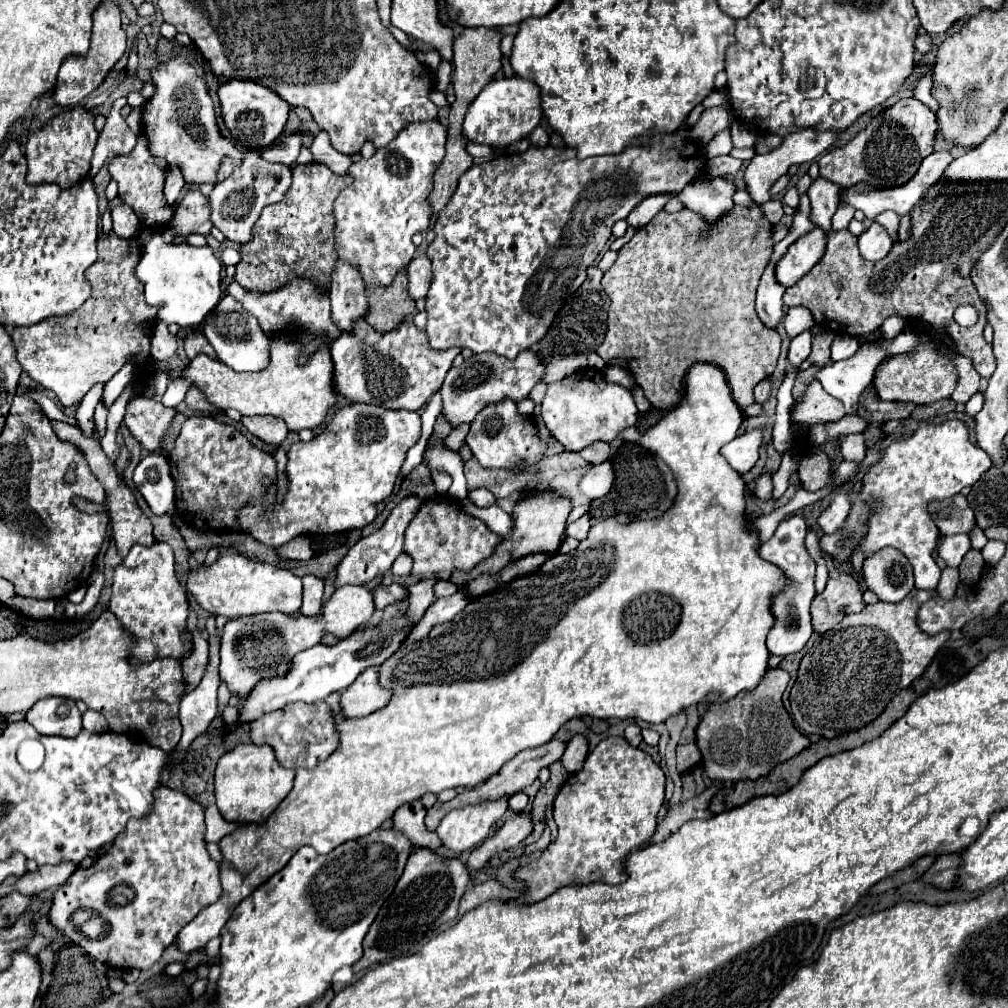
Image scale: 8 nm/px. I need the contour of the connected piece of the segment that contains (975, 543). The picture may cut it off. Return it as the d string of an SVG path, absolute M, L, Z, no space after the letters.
M975 524L973 530L969 532L969 538L971 538L971 548L975 548L975 550L981 550L981 548L987 544L987 538L985 538L983 530L981 530L977 524Z

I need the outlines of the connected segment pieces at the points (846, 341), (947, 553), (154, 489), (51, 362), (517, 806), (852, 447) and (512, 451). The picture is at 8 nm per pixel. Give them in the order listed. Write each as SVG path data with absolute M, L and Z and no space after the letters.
M841 334L831 344L831 358L833 360L845 360L845 358L853 356L857 352L857 348L859 348L859 342L855 336Z
M955 534L955 536L945 536L941 546L939 546L939 556L947 562L947 566L959 566L963 556L967 554L967 536L965 534Z
M161 454L145 456L133 474L133 482L147 500L153 514L167 514L175 504L175 484L171 478L169 460Z
M111 230L109 234L99 234L97 250L99 250L99 258L85 272L85 276L93 286L93 292L79 310L73 310L61 318L47 318L37 326L21 326L13 330L13 344L17 348L17 360L21 368L37 384L55 392L57 400L63 406L79 404L95 384L107 384L111 376L123 368L125 362L131 362L135 366L135 382L145 384L153 376L153 368L151 368L153 358L149 352L149 342L151 342L149 322L155 320L157 310L161 306L149 306L145 302L143 286L135 276L135 266L141 258L141 246L137 244L135 238L125 240Z
M517 792L517 794L513 794L509 798L509 808L519 814L519 812L523 812L527 808L527 802L529 802L529 796L525 792Z
M854 433L846 436L839 447L843 458L851 460L851 462L861 462L865 458L865 454L867 454L863 433Z
M509 398L489 404L477 414L477 418L471 422L467 444L483 468L535 468L545 452L545 442L537 436L533 416L521 416L517 412L517 404Z

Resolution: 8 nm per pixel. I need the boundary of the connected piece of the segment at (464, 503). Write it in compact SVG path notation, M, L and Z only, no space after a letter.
M468 498L459 501L462 510L470 515L481 519L493 532L505 537L513 528L513 519L497 505L489 508L480 508L473 504Z

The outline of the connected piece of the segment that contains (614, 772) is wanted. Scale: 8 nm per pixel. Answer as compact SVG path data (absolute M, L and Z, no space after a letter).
M609 736L597 744L597 748L587 756L587 762L579 774L571 774L563 788L559 790L553 802L553 816L559 826L557 838L547 846L543 856L537 860L517 868L513 876L519 882L525 882L525 898L529 902L543 900L551 896L555 890L569 884L585 884L585 882L605 882L619 884L625 882L625 860L631 850L649 842L657 828L657 814L665 802L665 774L659 764L651 760L639 748L627 744L625 738Z

